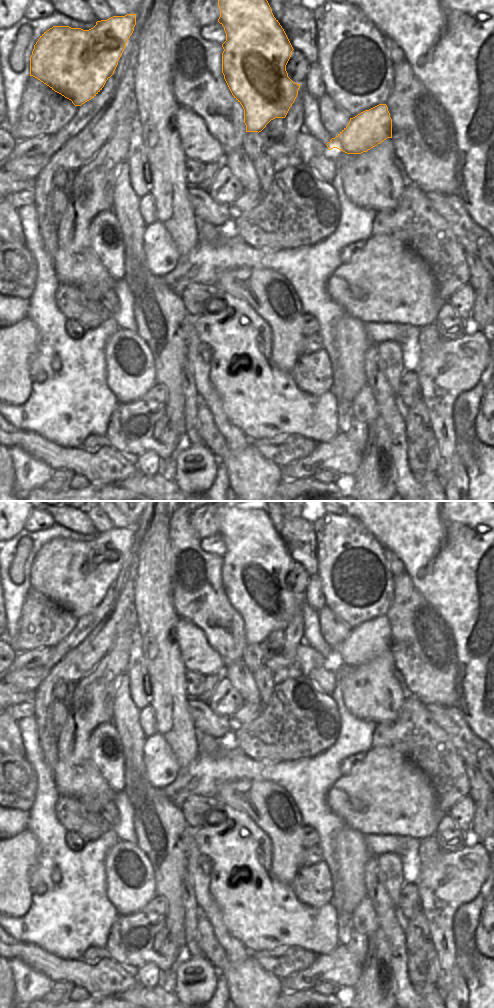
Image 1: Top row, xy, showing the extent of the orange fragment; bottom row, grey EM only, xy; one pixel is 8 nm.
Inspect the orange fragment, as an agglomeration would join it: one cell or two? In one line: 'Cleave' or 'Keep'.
Keep.

